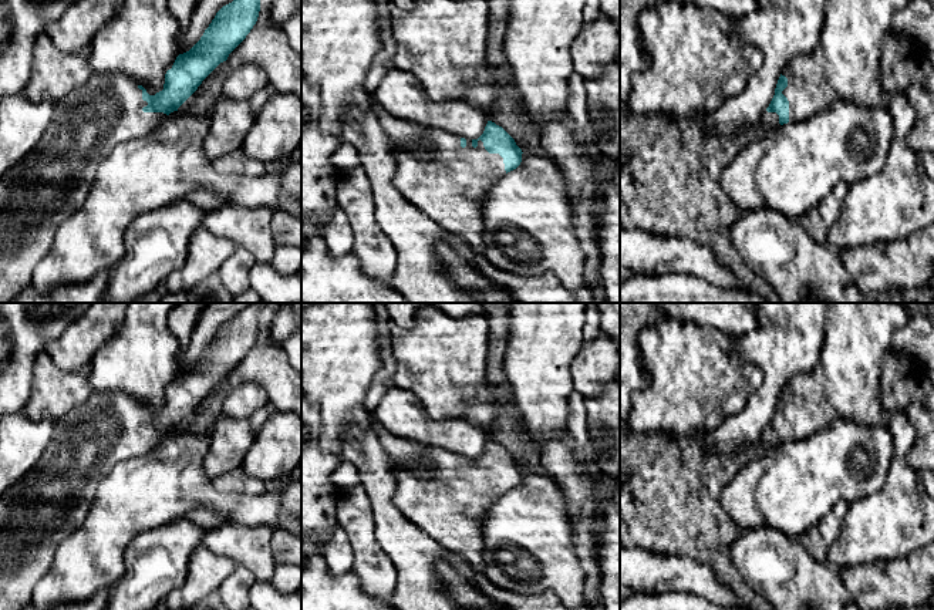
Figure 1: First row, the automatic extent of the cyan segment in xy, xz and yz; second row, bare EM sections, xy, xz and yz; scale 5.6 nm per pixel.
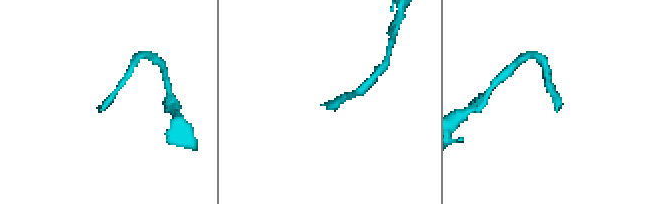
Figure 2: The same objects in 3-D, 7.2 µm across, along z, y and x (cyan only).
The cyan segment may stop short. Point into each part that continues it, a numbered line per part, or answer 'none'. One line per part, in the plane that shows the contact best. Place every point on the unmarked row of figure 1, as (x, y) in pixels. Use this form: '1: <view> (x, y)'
1: xz (448, 501)

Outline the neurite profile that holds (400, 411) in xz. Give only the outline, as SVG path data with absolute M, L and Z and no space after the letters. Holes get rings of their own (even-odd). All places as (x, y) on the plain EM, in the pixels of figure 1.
M397 385L382 395L371 417L398 438L439 446L465 458L478 458L489 439L485 429L466 419L434 419L414 392Z

